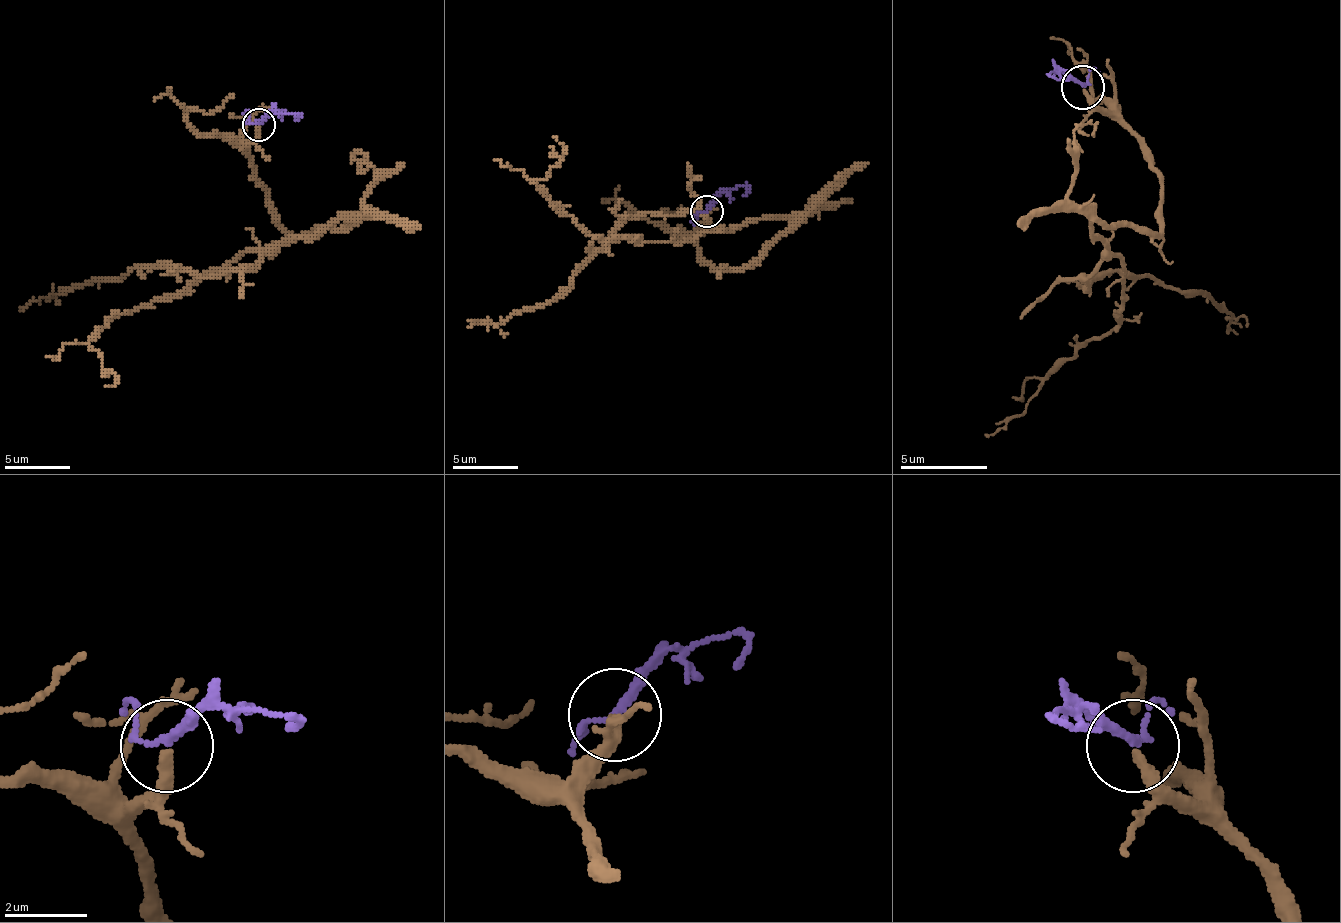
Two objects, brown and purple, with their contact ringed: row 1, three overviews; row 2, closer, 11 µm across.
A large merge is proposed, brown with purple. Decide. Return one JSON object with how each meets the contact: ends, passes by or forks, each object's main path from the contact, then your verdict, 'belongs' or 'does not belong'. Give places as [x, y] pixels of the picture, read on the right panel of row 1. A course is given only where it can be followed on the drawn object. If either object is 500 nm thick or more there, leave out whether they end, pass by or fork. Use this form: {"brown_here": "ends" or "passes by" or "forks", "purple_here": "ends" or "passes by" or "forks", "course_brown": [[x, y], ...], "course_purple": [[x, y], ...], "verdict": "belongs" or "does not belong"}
{"brown_here": "ends", "purple_here": "passes by", "course_brown": [[1084, 90], [1162, 186], [1158, 234], [1092, 217], [1106, 261], [1084, 287], [1154, 274], [1219, 304], [1237, 335]], "course_purple": [[1084, 86], [1057, 73], [1049, 73], [1062, 81]], "verdict": "belongs"}

